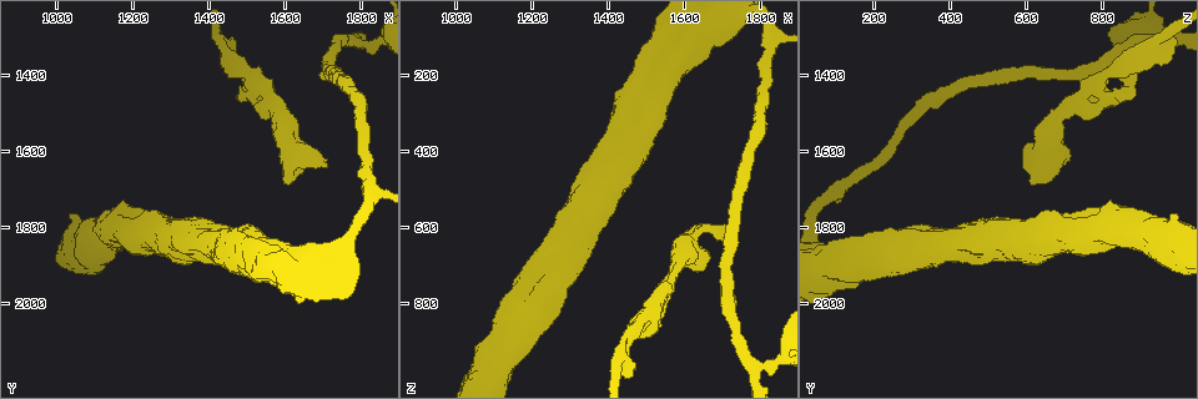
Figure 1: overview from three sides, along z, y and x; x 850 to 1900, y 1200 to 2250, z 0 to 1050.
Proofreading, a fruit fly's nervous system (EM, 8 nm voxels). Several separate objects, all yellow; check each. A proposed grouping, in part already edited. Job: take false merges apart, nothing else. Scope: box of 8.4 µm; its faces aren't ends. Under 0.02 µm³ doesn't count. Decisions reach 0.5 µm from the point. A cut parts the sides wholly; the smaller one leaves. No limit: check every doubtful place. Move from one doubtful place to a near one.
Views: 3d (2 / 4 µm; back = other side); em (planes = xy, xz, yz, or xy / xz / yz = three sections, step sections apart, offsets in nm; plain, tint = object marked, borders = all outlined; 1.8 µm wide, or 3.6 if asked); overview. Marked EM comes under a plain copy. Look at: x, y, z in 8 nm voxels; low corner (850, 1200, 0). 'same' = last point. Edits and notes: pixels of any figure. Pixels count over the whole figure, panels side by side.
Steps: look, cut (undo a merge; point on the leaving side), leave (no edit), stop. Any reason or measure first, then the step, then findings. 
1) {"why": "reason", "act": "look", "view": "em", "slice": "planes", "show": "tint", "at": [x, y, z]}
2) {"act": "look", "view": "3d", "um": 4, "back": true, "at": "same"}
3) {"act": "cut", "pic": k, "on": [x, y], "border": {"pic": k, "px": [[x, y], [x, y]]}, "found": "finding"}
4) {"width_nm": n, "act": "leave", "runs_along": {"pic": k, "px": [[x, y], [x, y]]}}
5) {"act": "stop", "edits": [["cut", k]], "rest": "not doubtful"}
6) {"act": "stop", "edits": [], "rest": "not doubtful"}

{"why": "touches itself", "act": "look", "view": "3d", "um": 2, "at": [1500, 1390, 825]}

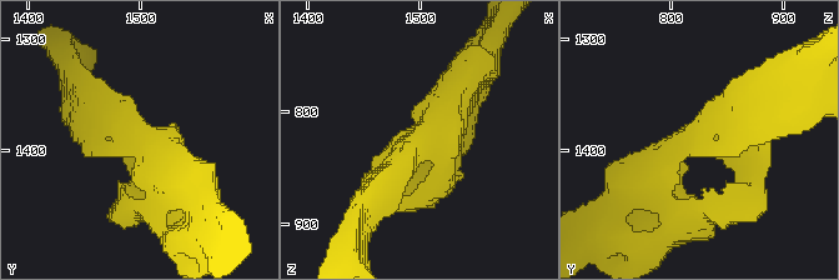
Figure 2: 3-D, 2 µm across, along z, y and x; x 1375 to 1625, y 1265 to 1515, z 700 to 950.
{"arm_widths_nm": [240, 260], "why": "need the tissue", "act": "look", "view": "em", "slice": "yz", "step": 8, "show": "tint", "at": [1502, 1384, 828]}

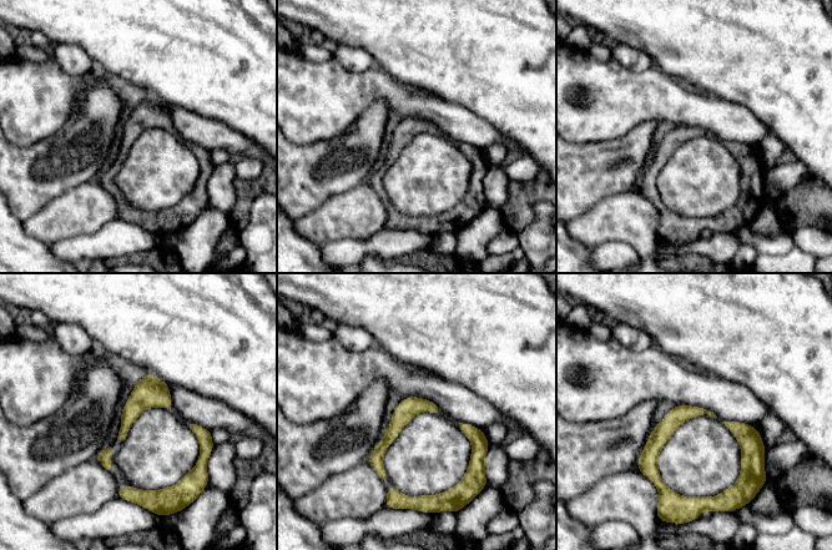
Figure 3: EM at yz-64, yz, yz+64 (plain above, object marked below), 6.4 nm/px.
{"act": "look", "view": "em", "slice": "planes", "show": "borders", "at": "same"}

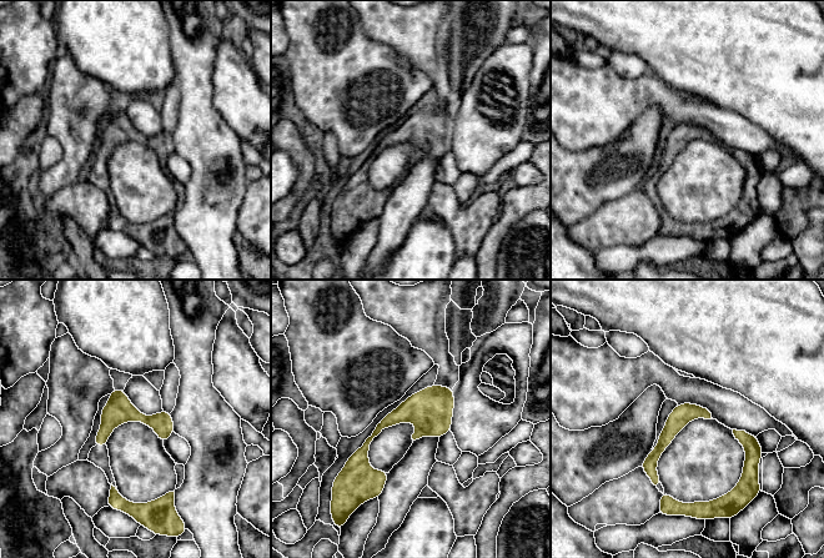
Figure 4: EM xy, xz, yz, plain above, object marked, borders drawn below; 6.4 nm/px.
{"act": "leave", "found": "all the same cell"}

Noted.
{"why": "three-way junction", "act": "look", "view": "em", "slice": "planes", "show": "tint", "at": [1560, 1475, 740]}

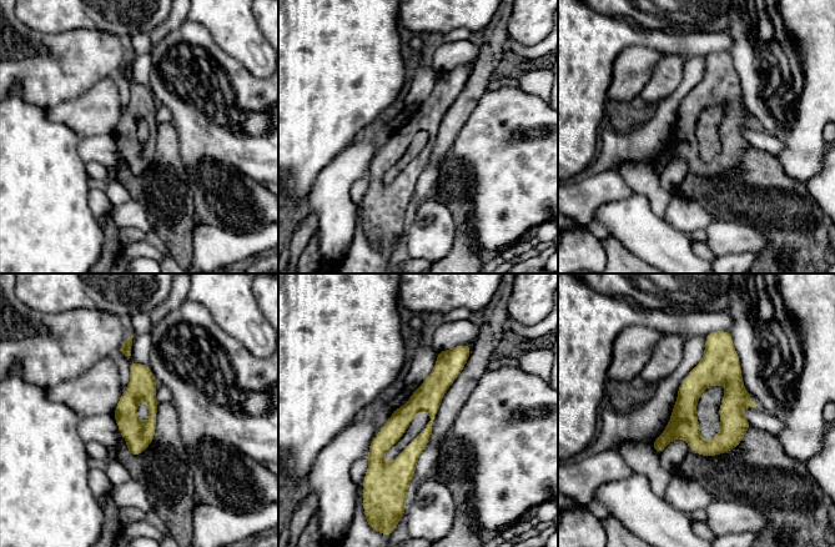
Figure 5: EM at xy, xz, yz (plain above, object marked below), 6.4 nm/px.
{"act": "leave", "found": "one cell here"}

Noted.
{"act": "look", "view": "em", "slice": "yz", "step": 16, "show": "tint", "at": [1605, 1580, 635]}

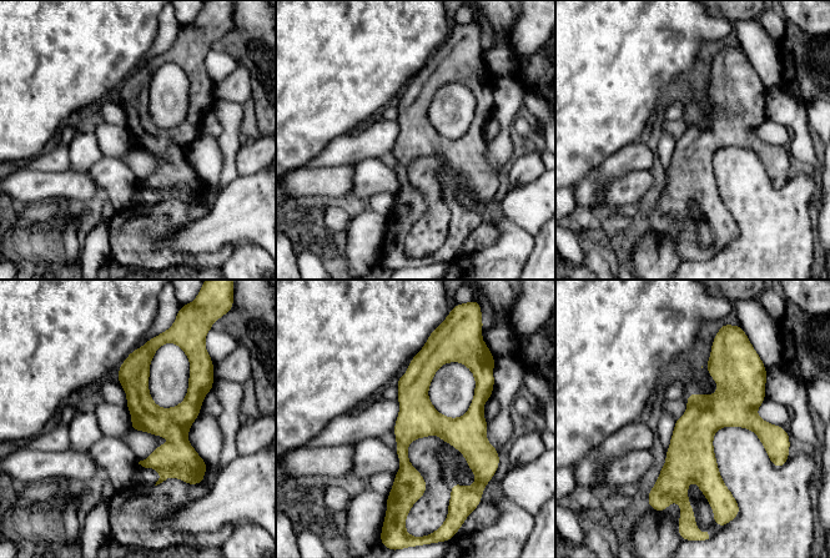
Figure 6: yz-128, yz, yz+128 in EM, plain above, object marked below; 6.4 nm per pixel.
{"act": "leave", "runs_along": {"pic": 6, "px": [[429, 346], [403, 438], [410, 494]]}, "found": "one cell here"}

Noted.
{"act": "stop", "edits": [], "rest": "not doubtful"}

